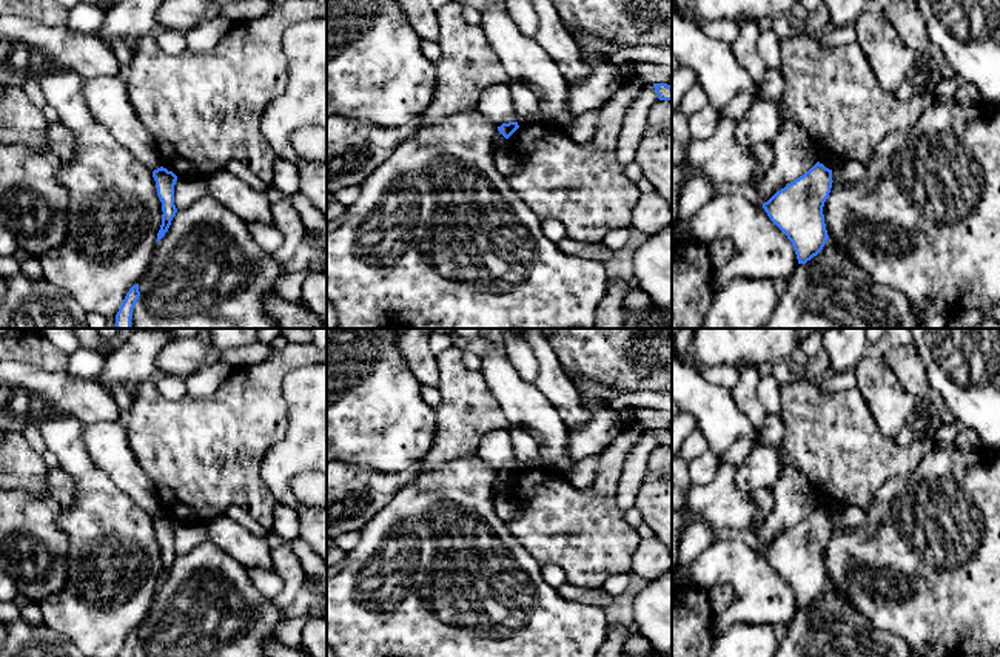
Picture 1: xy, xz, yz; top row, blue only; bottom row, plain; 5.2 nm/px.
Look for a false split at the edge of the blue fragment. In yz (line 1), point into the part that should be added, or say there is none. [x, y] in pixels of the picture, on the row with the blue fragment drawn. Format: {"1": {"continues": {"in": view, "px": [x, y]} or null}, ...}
{"1": {"continues": null}}

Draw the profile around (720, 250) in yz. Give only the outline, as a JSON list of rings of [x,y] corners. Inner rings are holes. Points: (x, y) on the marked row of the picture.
[[[718,239],[707,244],[707,254],[710,258],[710,265],[713,270],[724,267],[730,254],[733,251],[733,245],[729,239]]]

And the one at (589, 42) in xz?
[[[581,34],[578,39],[578,45],[579,45],[579,48],[587,49],[590,52],[601,52],[606,56],[610,56],[610,54],[622,49],[621,45],[606,42],[602,39],[598,39],[593,34]]]

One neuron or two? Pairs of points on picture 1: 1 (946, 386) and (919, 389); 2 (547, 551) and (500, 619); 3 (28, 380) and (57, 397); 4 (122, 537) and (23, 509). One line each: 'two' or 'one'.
1: two
2: two
3: one
4: two

